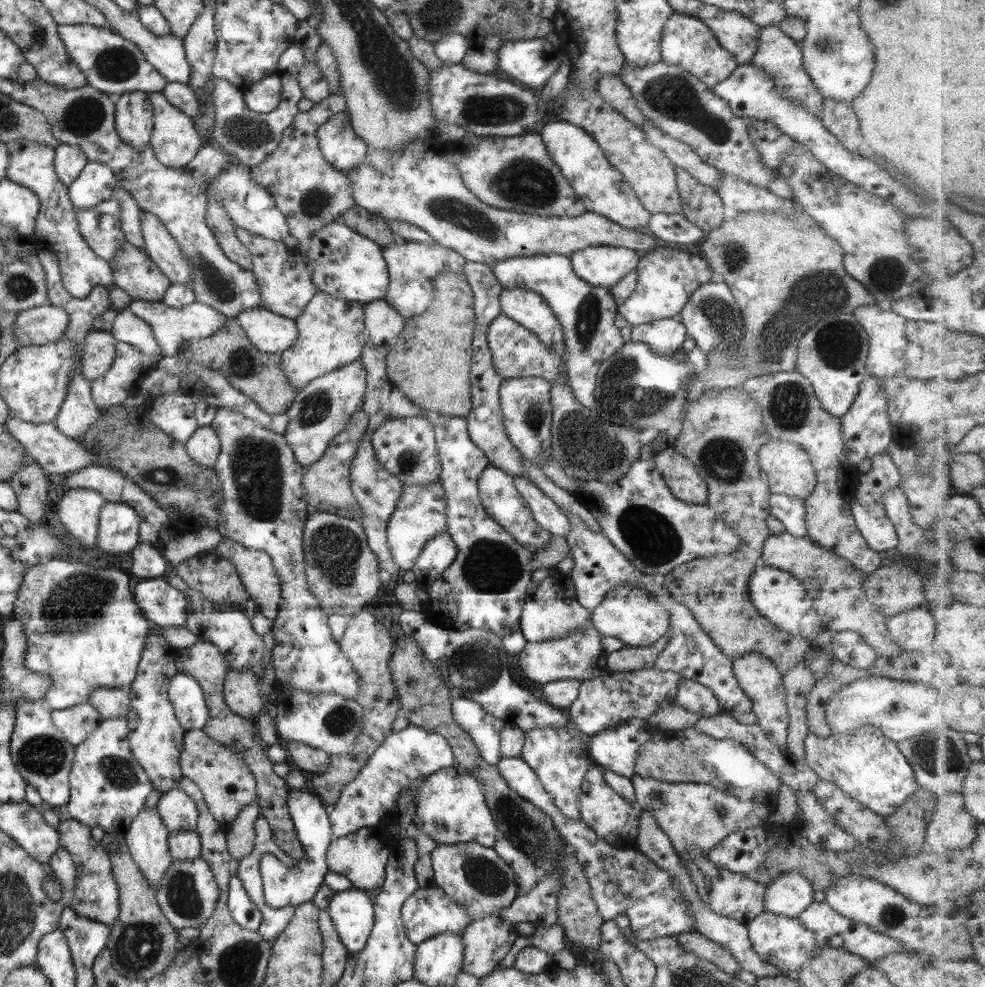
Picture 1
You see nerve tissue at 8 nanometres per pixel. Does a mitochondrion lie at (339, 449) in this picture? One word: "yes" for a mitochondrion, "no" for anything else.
no

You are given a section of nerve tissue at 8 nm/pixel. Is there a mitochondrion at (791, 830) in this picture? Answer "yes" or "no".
no

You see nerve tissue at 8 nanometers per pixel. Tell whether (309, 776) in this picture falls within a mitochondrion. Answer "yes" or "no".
no

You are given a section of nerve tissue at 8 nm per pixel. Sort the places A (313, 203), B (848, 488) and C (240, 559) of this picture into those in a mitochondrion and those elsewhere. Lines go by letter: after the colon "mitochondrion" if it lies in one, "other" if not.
A: mitochondrion
B: other
C: other

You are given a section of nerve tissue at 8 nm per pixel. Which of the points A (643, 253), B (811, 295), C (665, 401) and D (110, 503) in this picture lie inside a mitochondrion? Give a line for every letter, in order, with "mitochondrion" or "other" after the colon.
A: other
B: mitochondrion
C: mitochondrion
D: other

